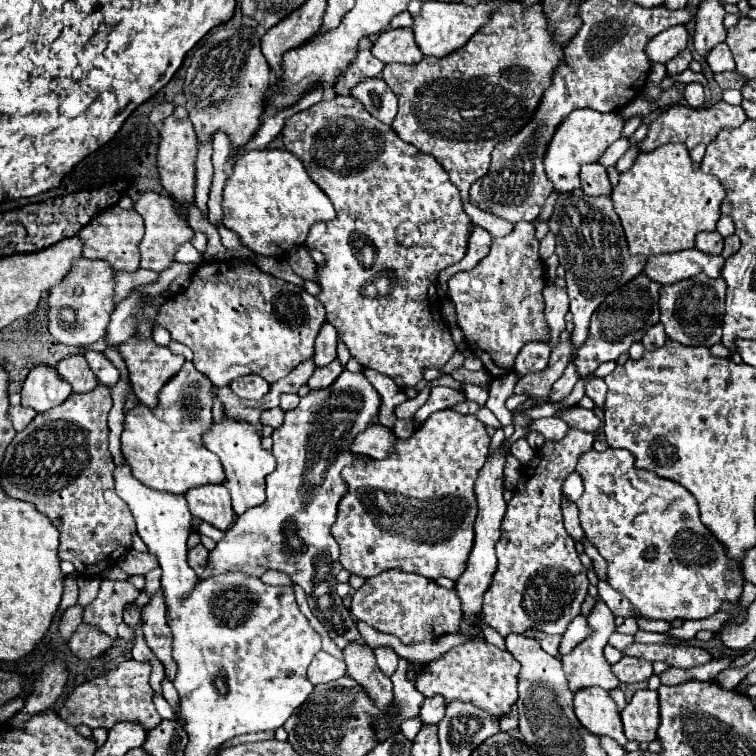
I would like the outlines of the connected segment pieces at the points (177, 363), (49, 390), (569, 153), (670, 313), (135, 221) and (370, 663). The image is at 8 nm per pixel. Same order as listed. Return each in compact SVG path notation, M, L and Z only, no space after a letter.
M129 338L117 350L127 364L137 398L147 408L155 408L159 390L181 370L185 358L175 356L169 348L157 346L153 340Z
M35 366L21 390L21 406L45 412L63 404L71 396L71 386L59 378L59 374L47 366Z
M575 110L571 116L567 116L553 134L553 140L549 142L549 148L545 152L545 174L553 182L555 192L565 194L575 188L579 188L579 168L581 164L597 162L601 154L621 138L623 130L623 118L617 112L601 114L595 110Z
M693 276L689 280L681 280L665 286L661 290L661 324L665 326L665 334L671 340L677 340L687 346L707 346L721 342L721 320L725 314L725 280L719 276L717 280L709 280L709 276Z
M111 206L109 210L97 214L89 226L79 232L83 242L83 256L89 260L105 260L109 266L119 272L135 272L139 268L139 242L143 236L143 220L135 210L123 210Z
M349 644L343 650L343 656L347 664L347 674L357 680L361 688L365 688L379 710L387 710L393 702L393 684L383 672L379 672L373 650L369 646Z

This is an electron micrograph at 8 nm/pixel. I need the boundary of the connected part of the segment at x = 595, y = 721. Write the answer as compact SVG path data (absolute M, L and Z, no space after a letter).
M583 688L575 694L575 716L595 736L609 736L621 746L627 742L623 734L621 714L613 698L603 688Z

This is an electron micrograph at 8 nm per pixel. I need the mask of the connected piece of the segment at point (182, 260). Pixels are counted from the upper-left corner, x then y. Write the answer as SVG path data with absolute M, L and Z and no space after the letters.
M191 242L181 244L181 248L177 248L177 256L173 256L173 258L175 258L175 262L179 262L179 264L191 264L191 262L203 260L203 258L199 256L199 252L193 248Z

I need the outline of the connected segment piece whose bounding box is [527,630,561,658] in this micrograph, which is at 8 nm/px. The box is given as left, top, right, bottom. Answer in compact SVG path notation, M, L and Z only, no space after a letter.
M529 630L527 636L533 636L535 640L539 640L539 642L541 642L541 648L543 648L547 654L561 658L561 654L559 654L559 642L561 642L561 636L545 636L545 634L537 632L537 630Z

